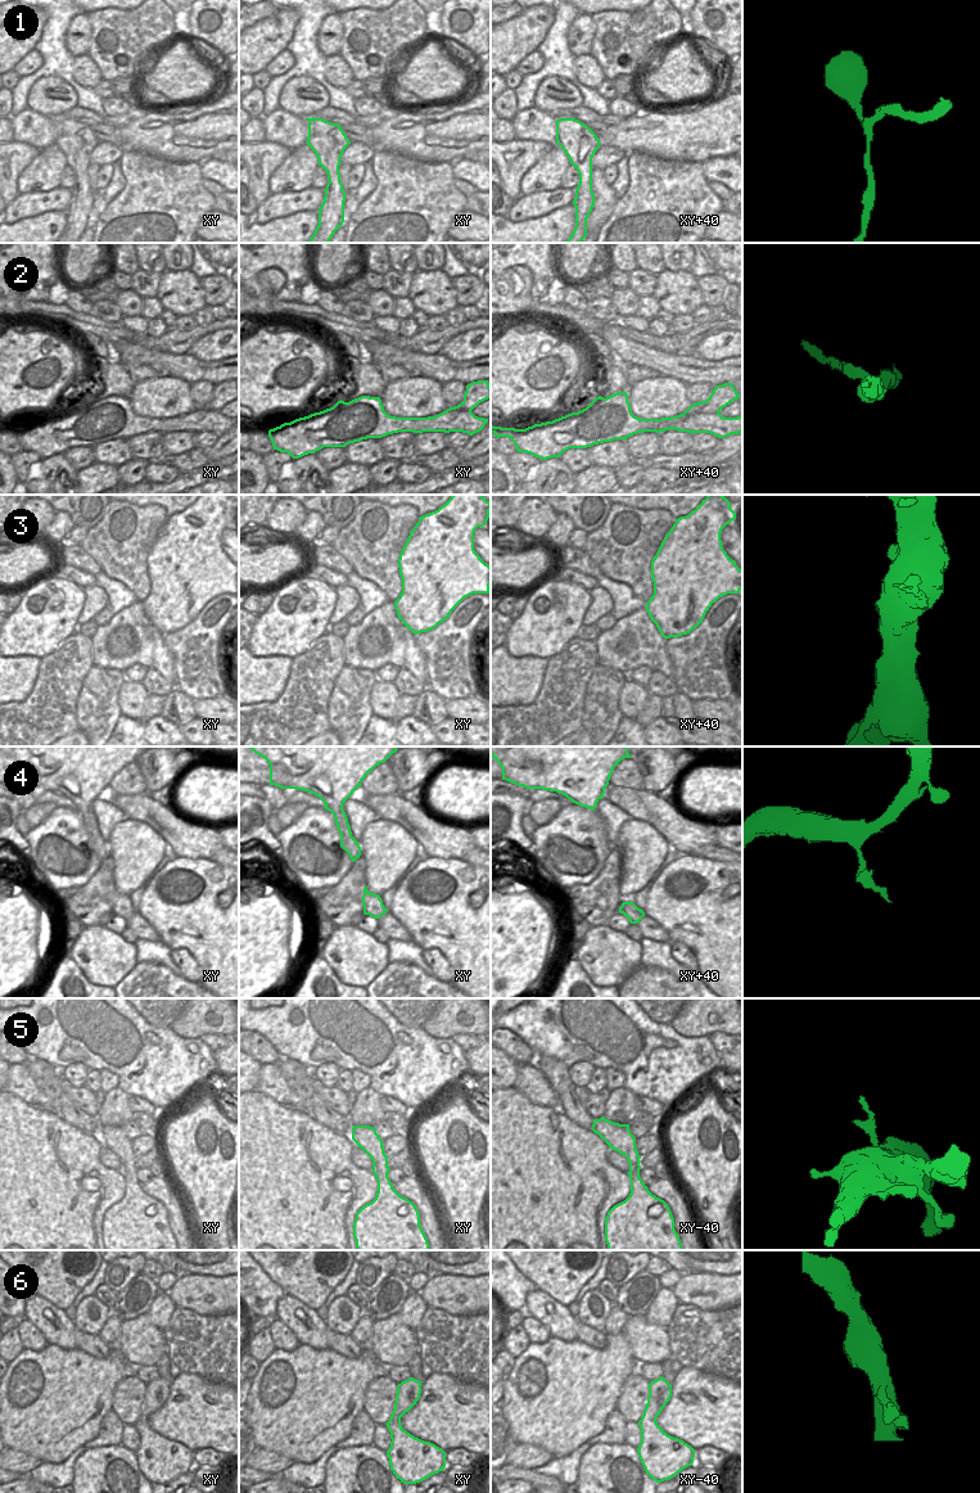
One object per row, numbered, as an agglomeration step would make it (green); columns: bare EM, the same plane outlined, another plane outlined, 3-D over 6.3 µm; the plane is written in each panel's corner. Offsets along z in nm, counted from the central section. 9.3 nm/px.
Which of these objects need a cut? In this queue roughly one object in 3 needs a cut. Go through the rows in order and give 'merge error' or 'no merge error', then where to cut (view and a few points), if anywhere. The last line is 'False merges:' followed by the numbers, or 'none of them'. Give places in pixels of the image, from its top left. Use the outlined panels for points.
1: no merge error | no cut
2: merge error | xy+40 (718, 411), (694, 413), (682, 422), (678, 422), (673, 428)
3: no merge error | no cut
4: merge error | xy (342, 804), (333, 815)
5: no merge error | no cut
6: no merge error | no cut
False merges: 2, 4

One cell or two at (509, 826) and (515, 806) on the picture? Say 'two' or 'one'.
one

